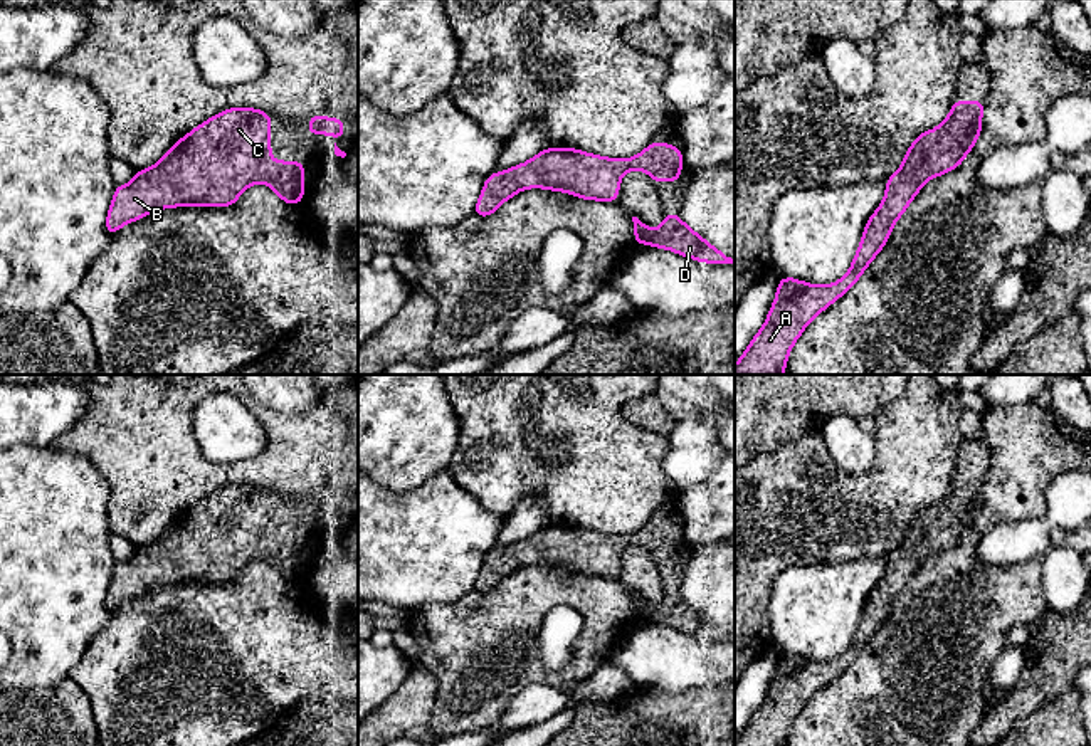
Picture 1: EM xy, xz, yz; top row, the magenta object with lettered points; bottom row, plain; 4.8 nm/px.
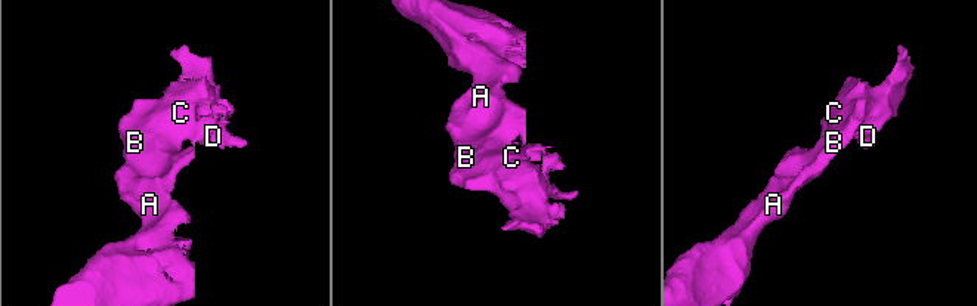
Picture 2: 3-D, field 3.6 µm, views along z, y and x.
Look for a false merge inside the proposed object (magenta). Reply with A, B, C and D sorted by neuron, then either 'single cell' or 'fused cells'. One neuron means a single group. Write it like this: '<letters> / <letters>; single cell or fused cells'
A B C D; single cell

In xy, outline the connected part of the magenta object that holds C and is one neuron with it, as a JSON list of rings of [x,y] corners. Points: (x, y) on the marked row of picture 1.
[[[230,108],[178,139],[151,168],[134,171],[129,185],[118,185],[106,218],[108,235],[124,223],[168,207],[232,207],[252,183],[269,183],[279,198],[299,205],[304,198],[304,163],[271,160],[271,114]]]

